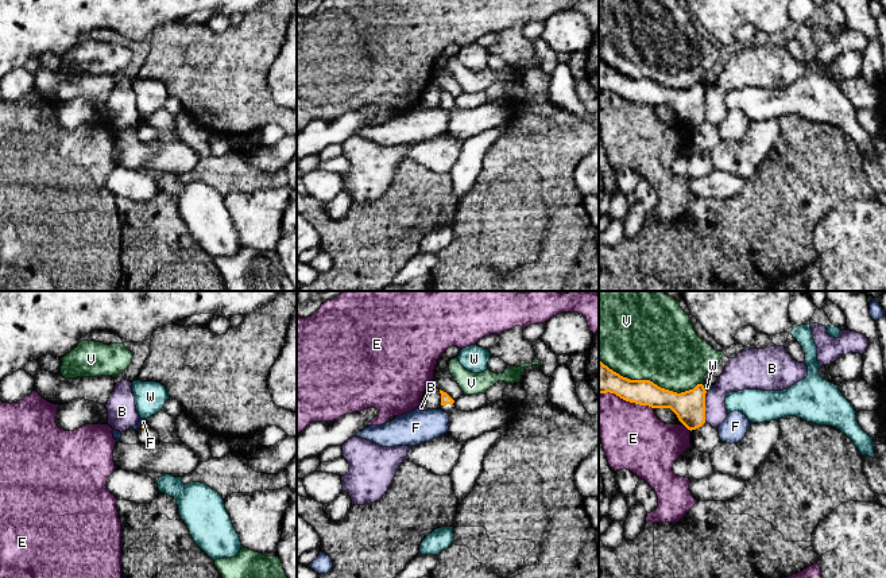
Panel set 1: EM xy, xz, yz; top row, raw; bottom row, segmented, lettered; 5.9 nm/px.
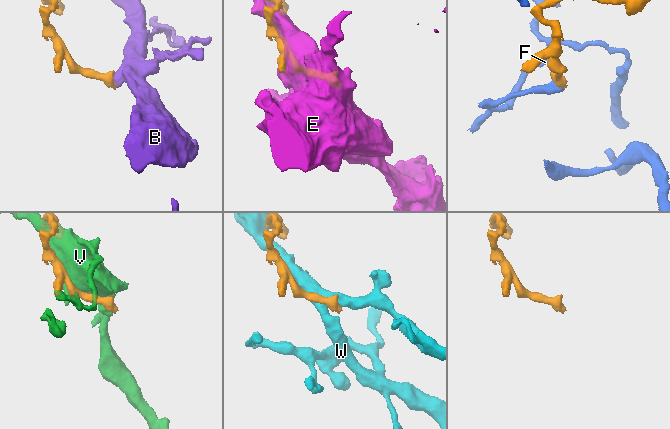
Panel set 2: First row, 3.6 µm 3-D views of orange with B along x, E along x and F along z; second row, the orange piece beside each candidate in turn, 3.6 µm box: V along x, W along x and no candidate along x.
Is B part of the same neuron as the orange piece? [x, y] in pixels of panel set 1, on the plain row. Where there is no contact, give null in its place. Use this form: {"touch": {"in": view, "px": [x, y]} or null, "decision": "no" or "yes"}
{"touch": {"in": "yz", "px": [704, 105]}, "decision": "no"}

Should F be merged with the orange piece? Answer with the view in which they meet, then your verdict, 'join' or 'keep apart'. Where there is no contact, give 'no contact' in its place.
contact in xy; keep apart

